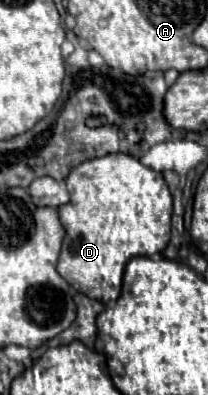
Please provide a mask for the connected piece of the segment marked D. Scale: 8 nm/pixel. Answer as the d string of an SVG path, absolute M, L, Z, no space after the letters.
M121 152L79 164L69 172L65 184L71 200L59 208L65 240L57 272L77 292L93 300L117 300L123 270L131 256L153 256L169 242L173 210L169 188L161 172L153 172L137 158Z

